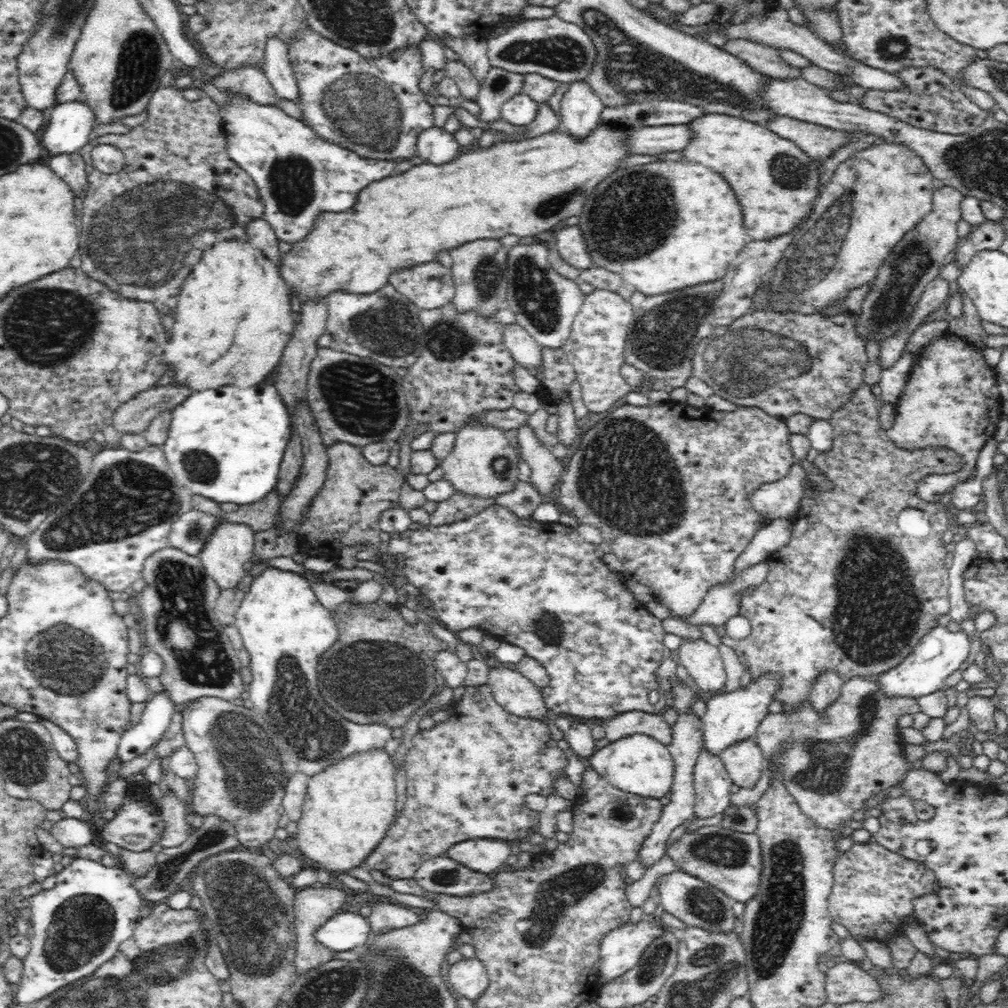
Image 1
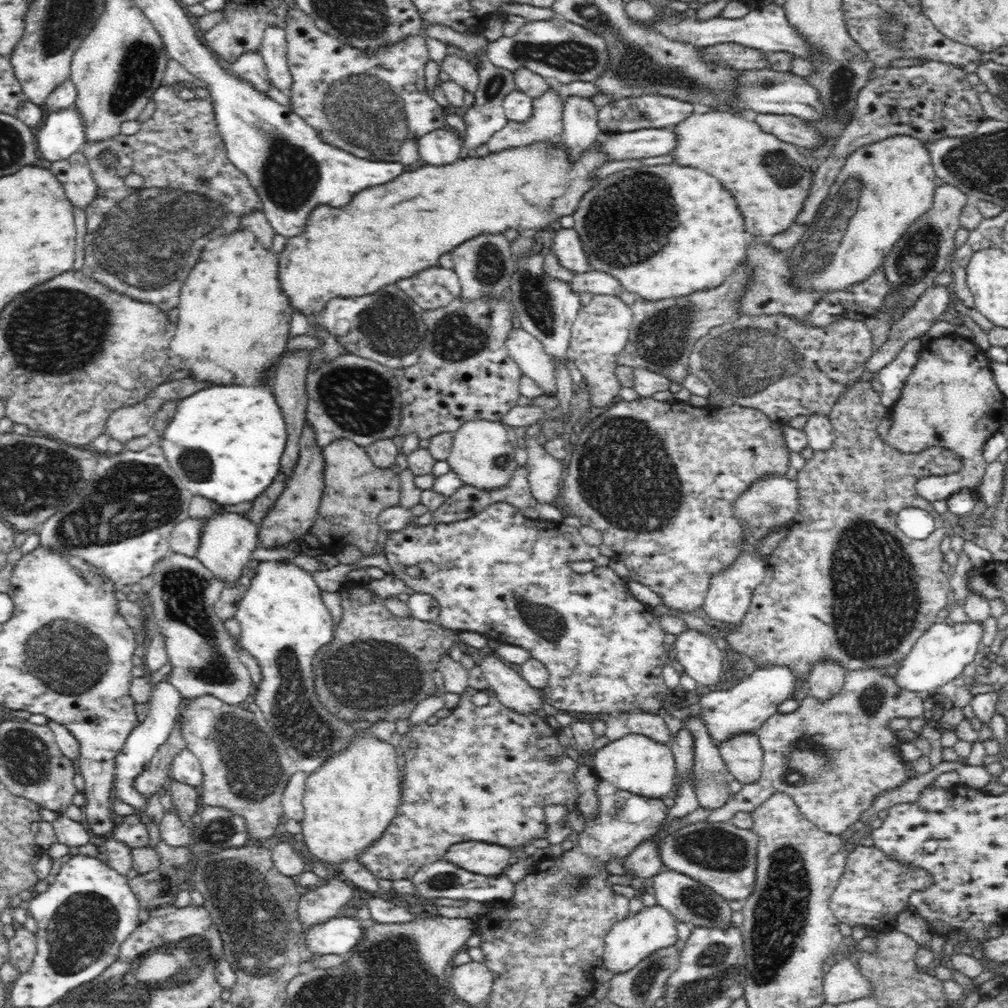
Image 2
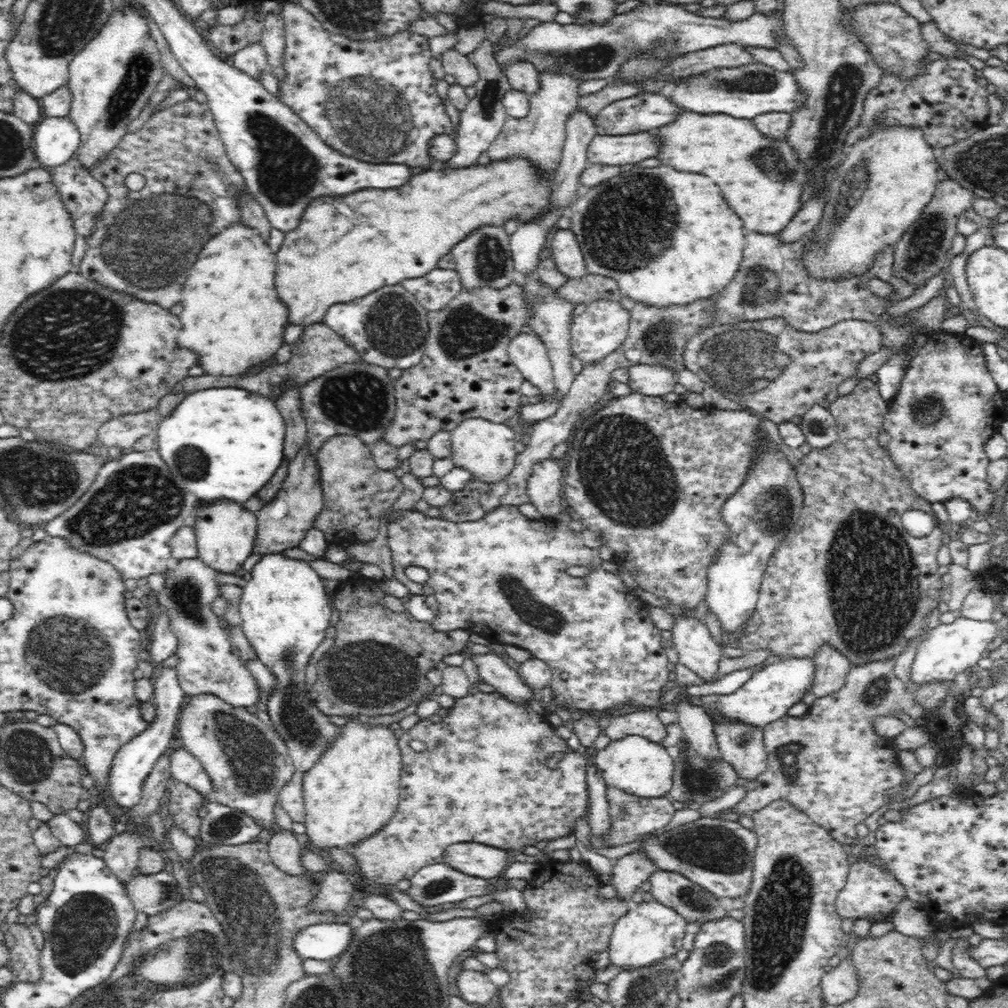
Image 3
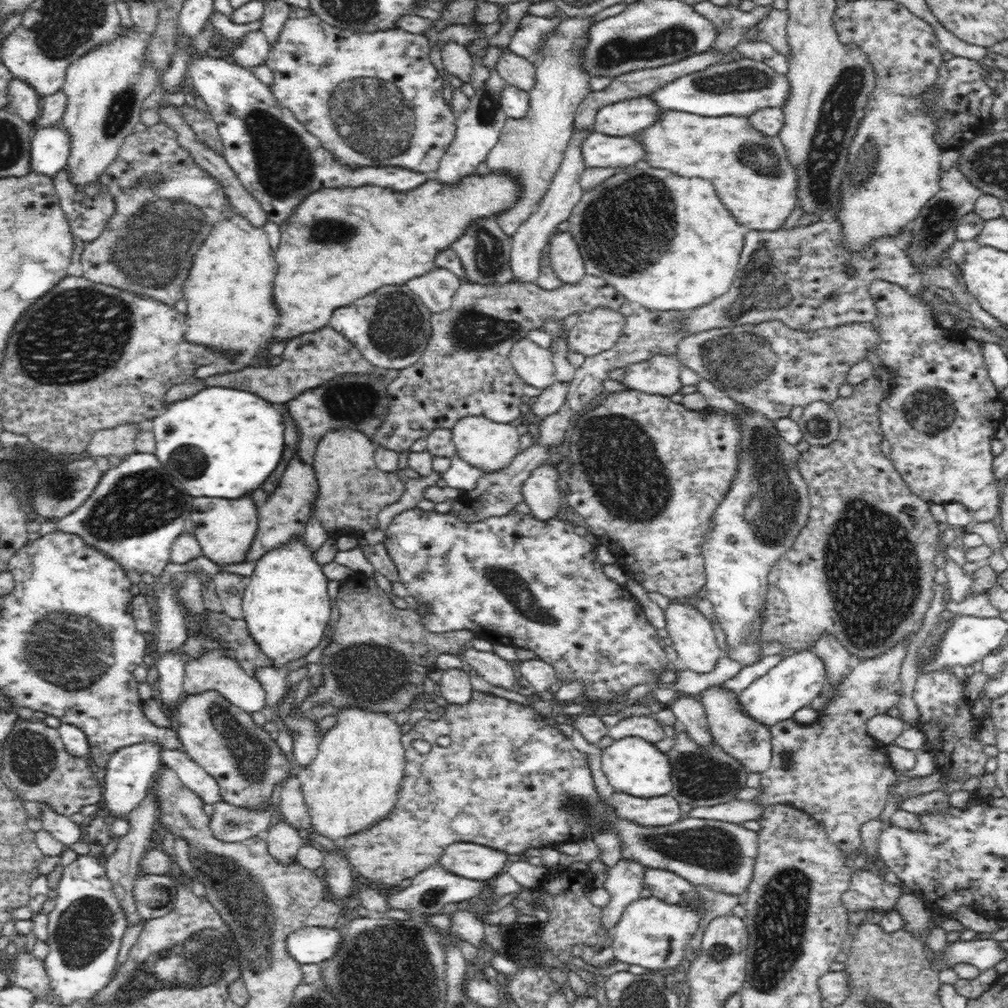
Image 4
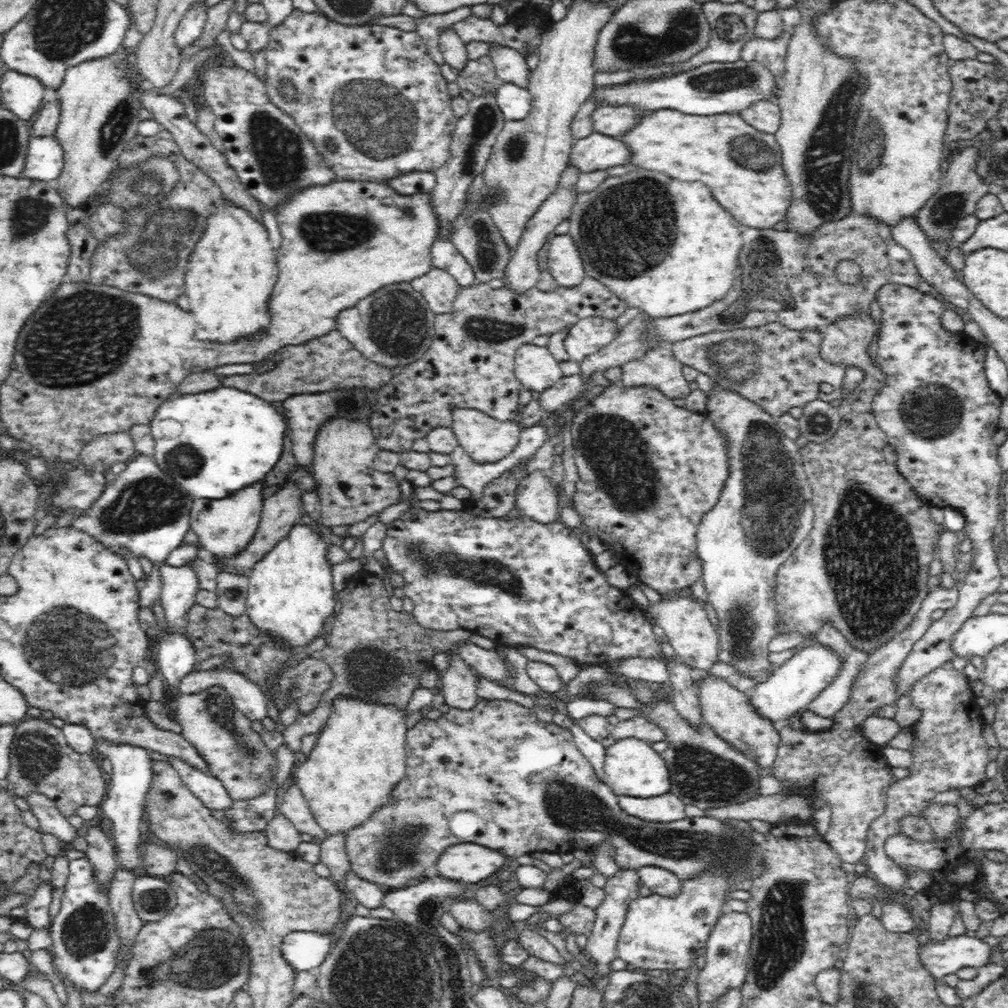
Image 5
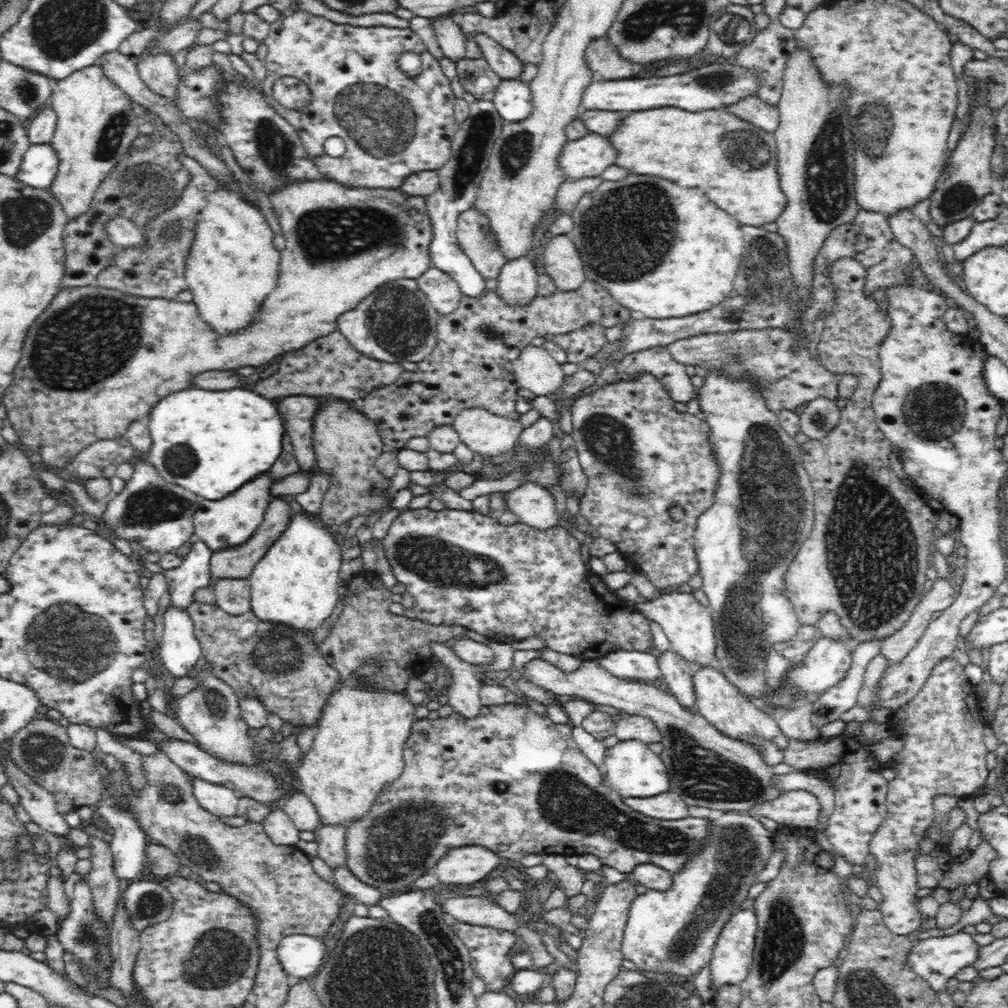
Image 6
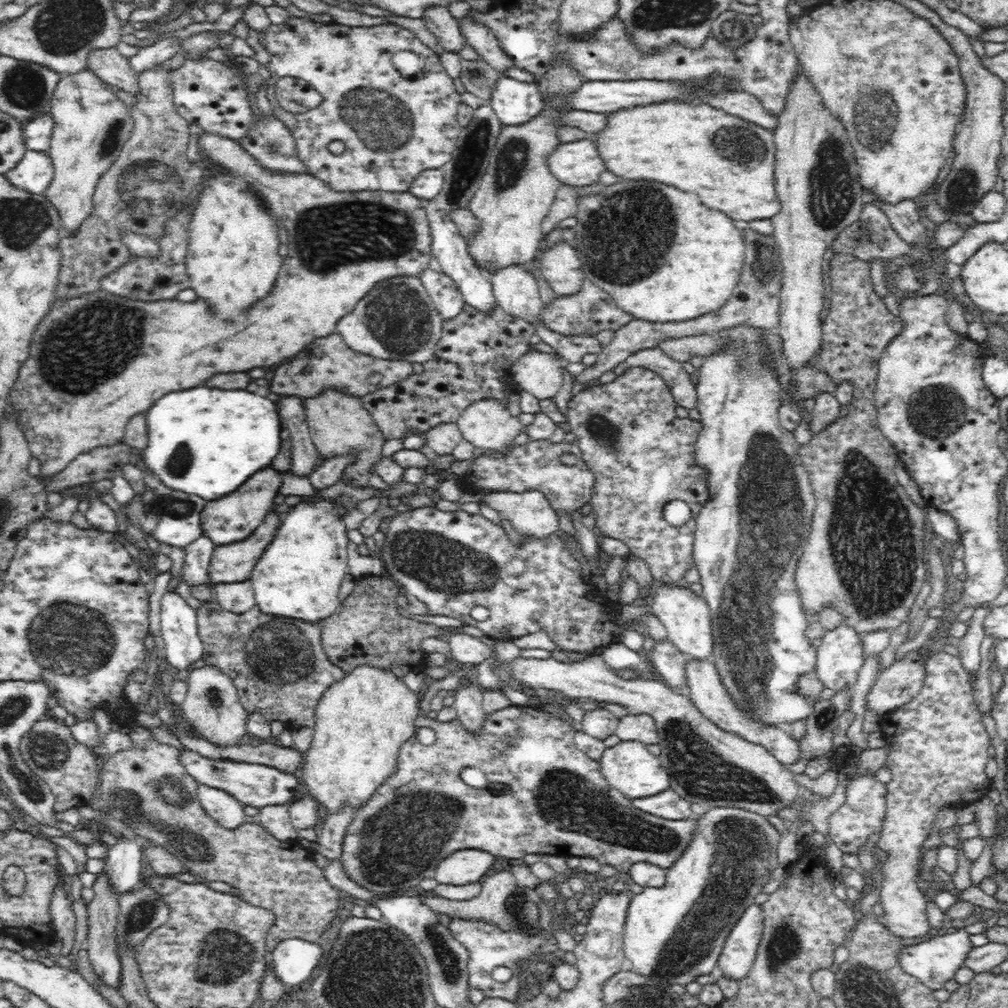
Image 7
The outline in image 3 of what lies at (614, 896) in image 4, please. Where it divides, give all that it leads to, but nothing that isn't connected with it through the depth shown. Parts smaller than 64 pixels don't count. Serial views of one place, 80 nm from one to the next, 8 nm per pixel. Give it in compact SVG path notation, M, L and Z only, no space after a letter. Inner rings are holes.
M633 851L614 860L610 885L616 888L618 899L629 901L635 890L658 869L642 854Z

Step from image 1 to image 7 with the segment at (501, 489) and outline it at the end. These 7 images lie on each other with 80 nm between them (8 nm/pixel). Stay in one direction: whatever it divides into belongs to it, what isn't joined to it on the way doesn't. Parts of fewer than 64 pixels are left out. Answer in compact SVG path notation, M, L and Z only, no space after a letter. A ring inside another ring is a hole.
M493 396L474 401L460 413L456 423L463 438L471 442L476 449L493 450L498 454L505 452L503 450L507 446L513 446L514 438L526 430L526 427L518 421L518 417L509 411L508 405L504 405L504 401L497 400Z

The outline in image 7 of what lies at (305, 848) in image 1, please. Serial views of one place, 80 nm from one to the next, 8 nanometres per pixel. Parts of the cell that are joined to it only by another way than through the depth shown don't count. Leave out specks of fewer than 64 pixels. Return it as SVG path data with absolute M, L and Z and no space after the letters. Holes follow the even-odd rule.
M363 663L324 691L314 714L312 743L310 749L304 752L304 767L298 773L305 795L324 806L326 812L337 811L344 803L350 803L357 811L364 801L370 800L375 789L394 773L399 749L415 735L415 722L420 714L418 695L392 669Z

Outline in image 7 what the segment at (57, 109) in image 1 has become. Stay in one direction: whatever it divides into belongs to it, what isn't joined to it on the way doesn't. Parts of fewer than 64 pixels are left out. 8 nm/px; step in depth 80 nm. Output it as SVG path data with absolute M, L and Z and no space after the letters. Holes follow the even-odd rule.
M27 149L22 160L4 176L20 190L42 194L54 176L48 152Z

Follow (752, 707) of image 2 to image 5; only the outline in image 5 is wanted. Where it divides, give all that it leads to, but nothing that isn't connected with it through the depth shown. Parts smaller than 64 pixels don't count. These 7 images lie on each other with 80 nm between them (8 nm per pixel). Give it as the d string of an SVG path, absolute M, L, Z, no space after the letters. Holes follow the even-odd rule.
M806 643L795 655L784 661L772 678L749 690L750 703L762 716L769 717L779 725L786 718L794 716L798 710L807 709L810 702L839 675L841 666L842 657L834 649L829 648L829 645Z

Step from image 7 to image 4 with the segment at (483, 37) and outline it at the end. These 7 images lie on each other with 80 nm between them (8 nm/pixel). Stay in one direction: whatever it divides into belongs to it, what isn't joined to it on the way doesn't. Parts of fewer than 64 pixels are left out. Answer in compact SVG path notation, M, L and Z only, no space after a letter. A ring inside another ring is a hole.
M509 50L503 53L495 69L508 85L529 92L535 82L535 65Z

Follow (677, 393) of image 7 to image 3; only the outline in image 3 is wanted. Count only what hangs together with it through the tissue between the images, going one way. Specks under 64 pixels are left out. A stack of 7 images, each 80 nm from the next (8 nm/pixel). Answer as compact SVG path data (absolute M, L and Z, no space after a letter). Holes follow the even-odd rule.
M636 364L627 369L628 386L646 396L662 397L676 384L676 372L661 364Z

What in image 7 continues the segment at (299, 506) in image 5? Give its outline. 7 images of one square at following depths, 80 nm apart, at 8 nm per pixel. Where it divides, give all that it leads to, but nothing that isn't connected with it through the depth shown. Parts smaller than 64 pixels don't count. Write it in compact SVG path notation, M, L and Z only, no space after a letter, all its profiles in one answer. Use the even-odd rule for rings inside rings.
M272 509L271 512L265 516L264 523L249 538L238 543L218 545L214 549L208 566L210 585L248 581L255 564L258 562L267 546L271 544L276 530L282 523L282 516L284 515L280 515L276 510Z

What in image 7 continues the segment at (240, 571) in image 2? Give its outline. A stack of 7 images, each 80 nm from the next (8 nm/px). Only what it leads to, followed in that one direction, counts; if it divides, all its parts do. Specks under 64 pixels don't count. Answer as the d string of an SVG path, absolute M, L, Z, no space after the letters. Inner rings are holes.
M276 469L260 470L232 494L216 501L208 501L201 516L202 535L215 546L238 543L249 538L264 523L265 516L280 500L278 490L282 488L282 476L284 473Z

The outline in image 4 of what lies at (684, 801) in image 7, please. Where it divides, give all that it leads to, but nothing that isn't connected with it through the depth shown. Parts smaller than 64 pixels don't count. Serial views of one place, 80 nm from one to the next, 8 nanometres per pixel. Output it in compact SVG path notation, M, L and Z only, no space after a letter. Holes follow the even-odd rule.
M613 792L610 804L617 816L642 826L668 826L682 818L678 802L672 795L640 798Z

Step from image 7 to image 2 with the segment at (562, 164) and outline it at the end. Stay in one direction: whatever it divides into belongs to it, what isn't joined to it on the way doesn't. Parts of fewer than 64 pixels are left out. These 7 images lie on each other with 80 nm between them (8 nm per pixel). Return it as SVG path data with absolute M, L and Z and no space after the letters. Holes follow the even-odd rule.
M642 128L634 132L622 132L608 135L605 139L600 139L600 149L608 155L608 160L619 161L626 159L652 158L652 156L662 156L674 150L674 132L671 128Z

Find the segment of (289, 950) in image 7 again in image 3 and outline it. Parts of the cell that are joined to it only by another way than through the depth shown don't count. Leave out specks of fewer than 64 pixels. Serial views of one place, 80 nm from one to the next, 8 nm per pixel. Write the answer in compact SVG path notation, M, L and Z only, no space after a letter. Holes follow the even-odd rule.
M318 923L300 930L293 939L293 949L302 959L330 960L340 956L351 944L353 924Z

